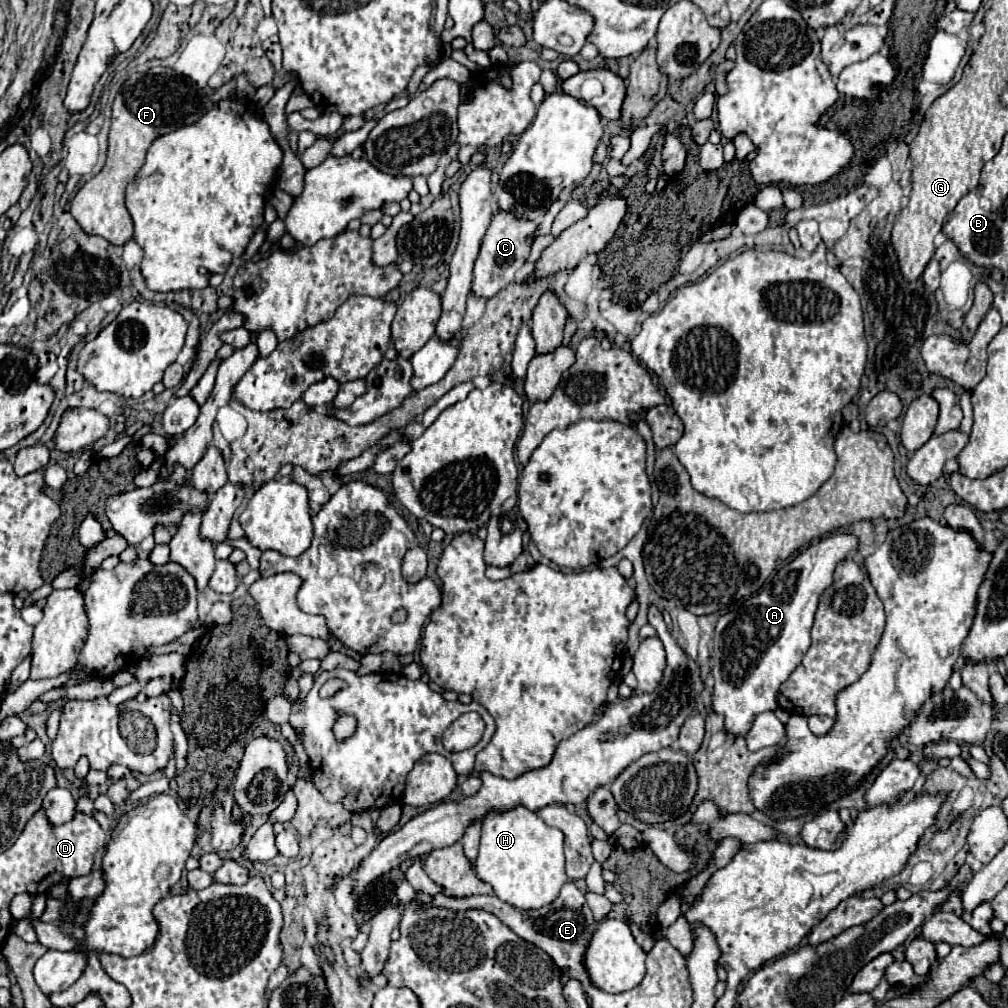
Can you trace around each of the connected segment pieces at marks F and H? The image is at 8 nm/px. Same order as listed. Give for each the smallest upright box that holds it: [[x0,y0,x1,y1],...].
[[72,67,216,245],[476,807,568,911]]

